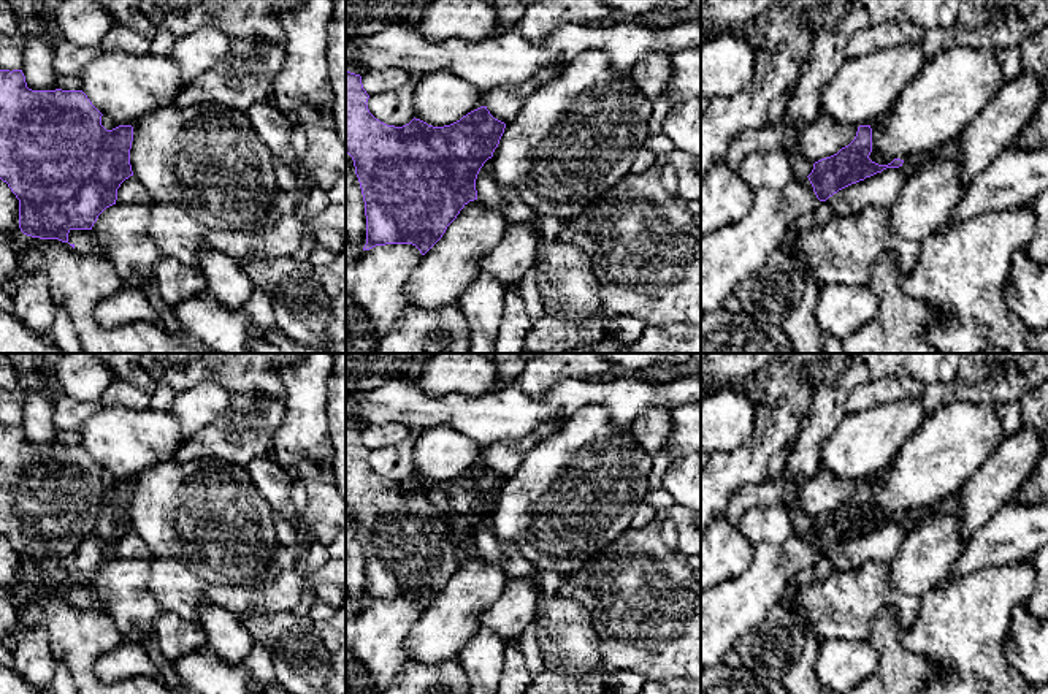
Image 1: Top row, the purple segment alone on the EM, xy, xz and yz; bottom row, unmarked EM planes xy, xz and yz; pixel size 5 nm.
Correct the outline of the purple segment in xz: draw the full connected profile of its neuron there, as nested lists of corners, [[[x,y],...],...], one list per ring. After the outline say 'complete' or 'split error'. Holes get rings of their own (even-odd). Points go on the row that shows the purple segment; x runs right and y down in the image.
[[[346,70],[346,154],[354,160],[365,201],[363,250],[385,244],[412,244],[425,255],[460,211],[477,200],[477,174],[493,157],[506,124],[495,119],[487,106],[480,106],[444,127],[433,127],[415,117],[395,127],[369,112],[368,98],[361,76]]] | complete

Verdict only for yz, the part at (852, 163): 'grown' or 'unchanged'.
unchanged

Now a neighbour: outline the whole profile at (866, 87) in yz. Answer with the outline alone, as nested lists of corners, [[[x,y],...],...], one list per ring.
[[[915,44],[889,46],[847,59],[821,89],[821,112],[837,124],[872,125],[885,116],[928,63]]]

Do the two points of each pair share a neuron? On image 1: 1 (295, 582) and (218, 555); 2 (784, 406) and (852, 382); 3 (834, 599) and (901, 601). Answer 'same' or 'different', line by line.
1: different
2: different
3: same

